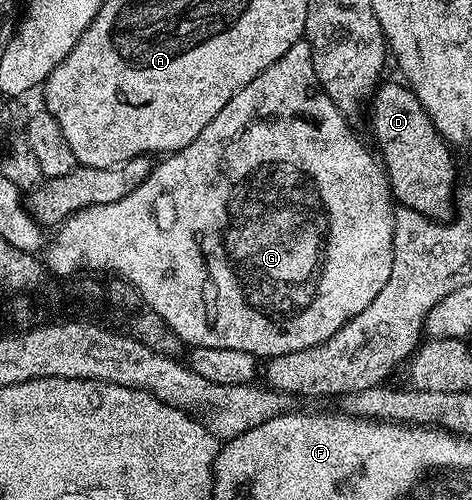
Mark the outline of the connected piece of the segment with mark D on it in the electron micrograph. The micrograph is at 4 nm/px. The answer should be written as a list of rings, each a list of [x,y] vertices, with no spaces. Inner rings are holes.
[[[383,80],[379,84],[378,88],[374,90],[372,96],[369,98],[368,106],[370,105],[370,129],[374,132],[374,141],[378,144],[376,148],[377,156],[380,158],[380,164],[385,172],[386,180],[390,182],[390,191],[393,200],[397,202],[403,209],[415,209],[423,213],[425,217],[433,217],[436,221],[447,220],[451,216],[452,206],[456,201],[456,184],[454,185],[454,161],[450,158],[450,152],[452,152],[451,146],[442,137],[440,133],[436,131],[436,127],[432,123],[432,119],[424,111],[424,107],[420,103],[420,99],[416,99],[416,95],[411,91],[410,86],[405,83],[399,83],[397,85],[394,81]]]

